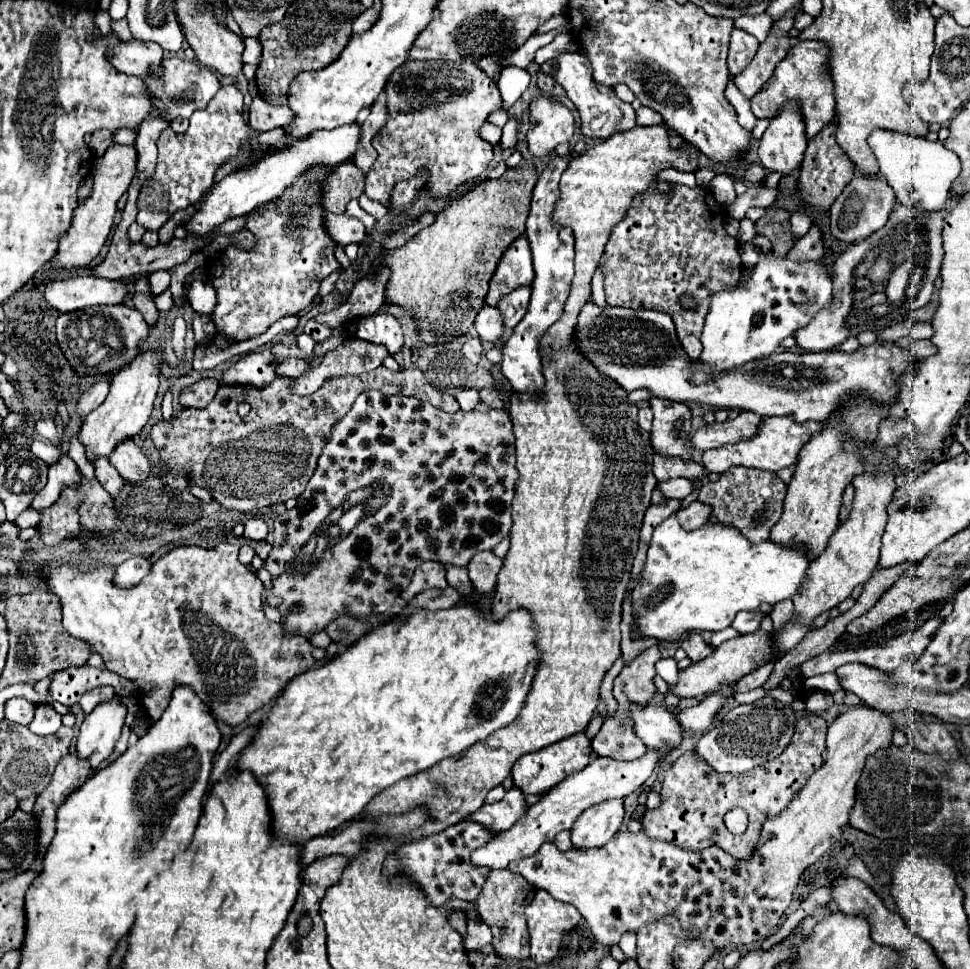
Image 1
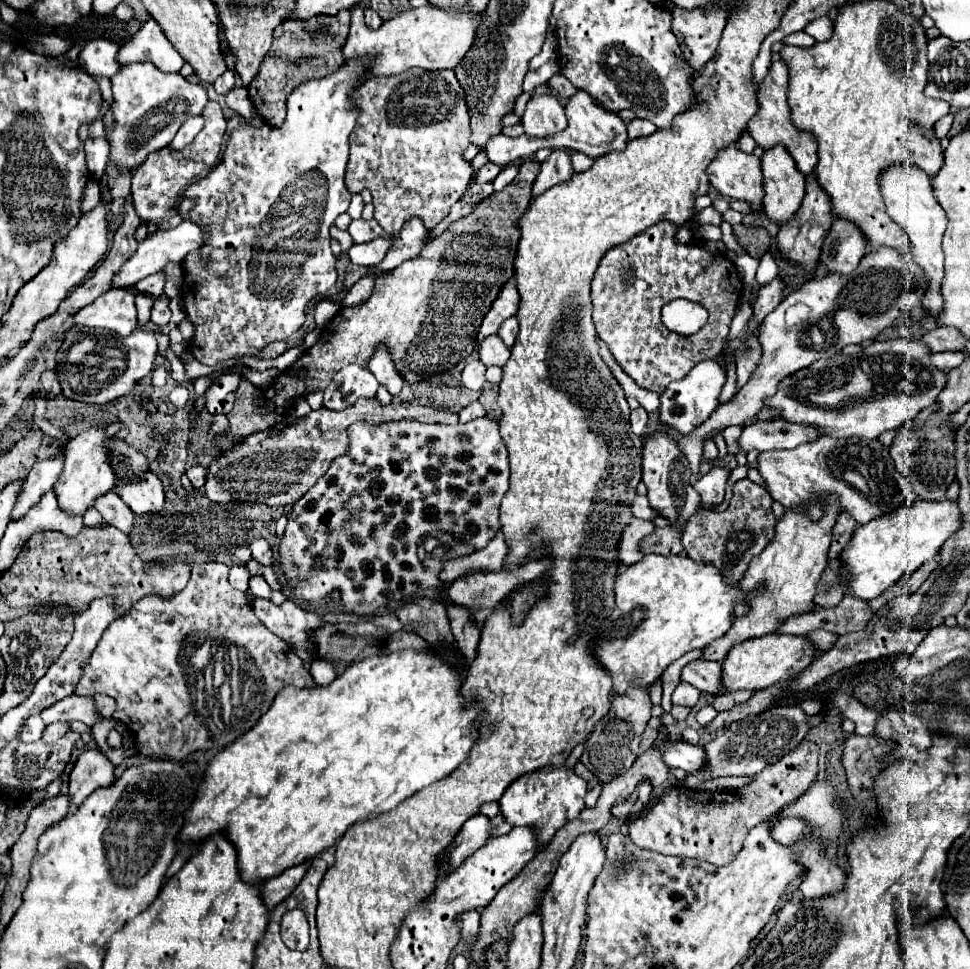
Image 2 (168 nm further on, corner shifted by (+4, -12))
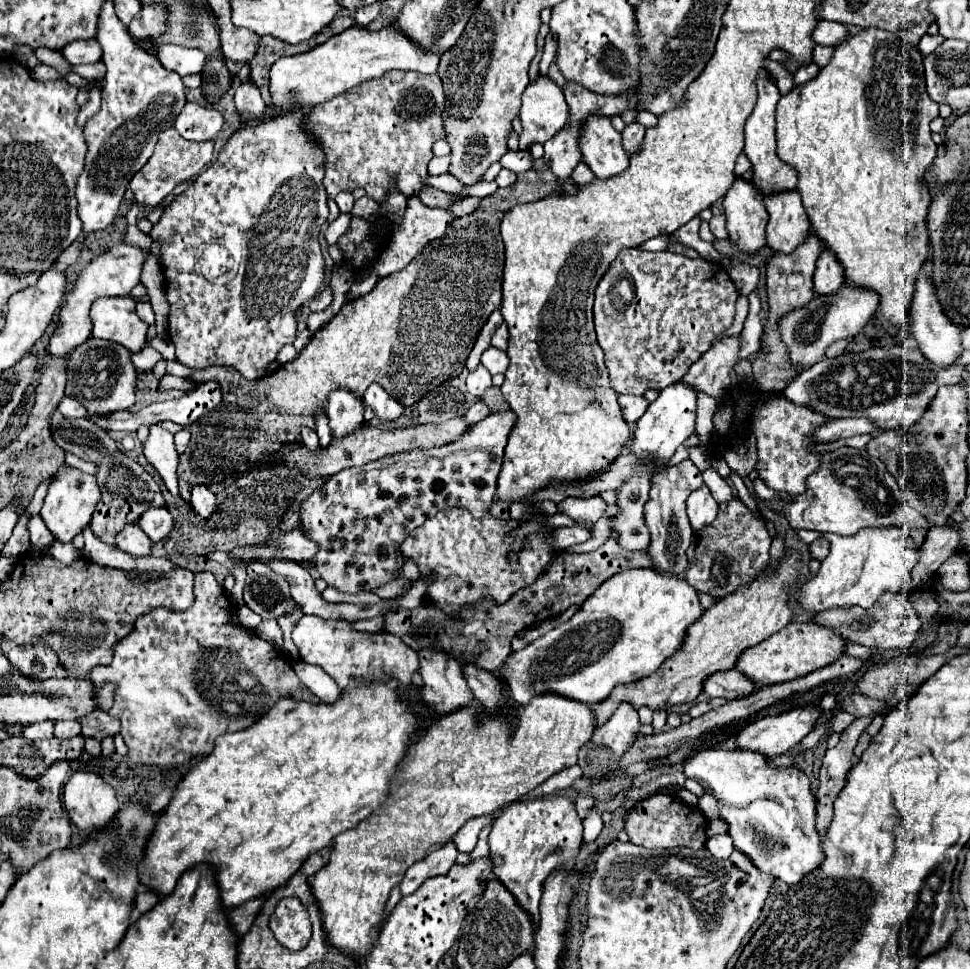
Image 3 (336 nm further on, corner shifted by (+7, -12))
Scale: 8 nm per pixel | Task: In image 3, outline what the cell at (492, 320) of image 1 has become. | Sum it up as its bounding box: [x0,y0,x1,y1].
[481,346,509,374]

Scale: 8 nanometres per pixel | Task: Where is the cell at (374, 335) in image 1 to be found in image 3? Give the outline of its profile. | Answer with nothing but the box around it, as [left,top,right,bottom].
[365,382,403,424]

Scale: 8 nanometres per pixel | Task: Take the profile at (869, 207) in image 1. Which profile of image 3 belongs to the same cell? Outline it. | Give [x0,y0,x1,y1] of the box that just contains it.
[813,250,843,296]

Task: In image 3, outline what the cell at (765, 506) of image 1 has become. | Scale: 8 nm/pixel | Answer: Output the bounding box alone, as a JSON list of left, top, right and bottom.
[685,498,771,600]

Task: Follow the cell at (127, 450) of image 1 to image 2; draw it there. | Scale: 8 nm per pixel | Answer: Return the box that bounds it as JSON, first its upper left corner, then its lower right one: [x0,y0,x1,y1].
[114,472,164,514]

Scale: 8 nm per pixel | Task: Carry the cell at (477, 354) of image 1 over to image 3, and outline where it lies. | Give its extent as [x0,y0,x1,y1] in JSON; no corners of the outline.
[467,364,491,398]

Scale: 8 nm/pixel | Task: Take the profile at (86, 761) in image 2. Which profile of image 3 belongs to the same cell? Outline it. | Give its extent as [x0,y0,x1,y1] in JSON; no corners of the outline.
[63,772,121,834]

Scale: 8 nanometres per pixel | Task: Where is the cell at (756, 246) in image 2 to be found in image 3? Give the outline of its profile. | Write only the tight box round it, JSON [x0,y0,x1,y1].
[729,264,759,296]

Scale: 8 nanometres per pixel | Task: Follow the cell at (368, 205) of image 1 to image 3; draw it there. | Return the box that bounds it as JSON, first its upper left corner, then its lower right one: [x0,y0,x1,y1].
[325,214,351,246]

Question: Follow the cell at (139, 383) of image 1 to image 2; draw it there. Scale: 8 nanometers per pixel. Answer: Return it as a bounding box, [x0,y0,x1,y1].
[54,424,116,514]

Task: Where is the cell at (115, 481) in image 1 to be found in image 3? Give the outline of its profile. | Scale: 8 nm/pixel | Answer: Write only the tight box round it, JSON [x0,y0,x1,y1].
[117,524,153,558]

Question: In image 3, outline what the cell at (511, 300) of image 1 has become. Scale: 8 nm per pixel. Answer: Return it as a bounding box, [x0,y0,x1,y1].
[491,324,509,350]

